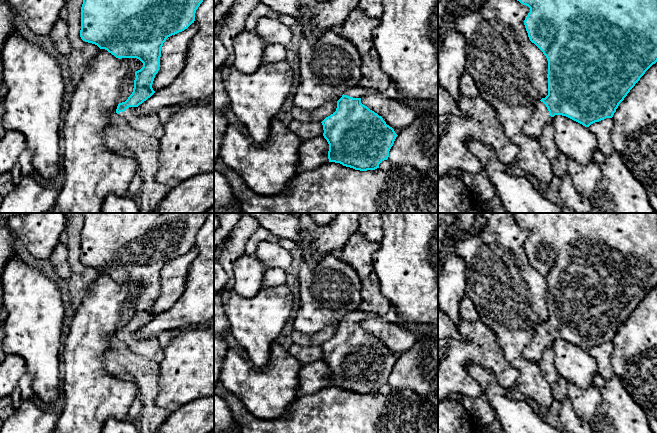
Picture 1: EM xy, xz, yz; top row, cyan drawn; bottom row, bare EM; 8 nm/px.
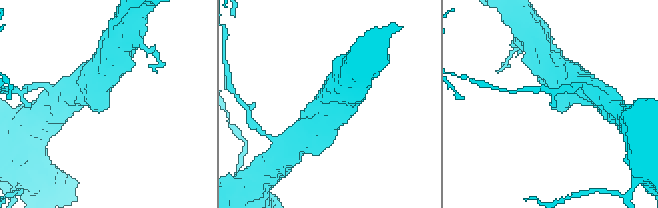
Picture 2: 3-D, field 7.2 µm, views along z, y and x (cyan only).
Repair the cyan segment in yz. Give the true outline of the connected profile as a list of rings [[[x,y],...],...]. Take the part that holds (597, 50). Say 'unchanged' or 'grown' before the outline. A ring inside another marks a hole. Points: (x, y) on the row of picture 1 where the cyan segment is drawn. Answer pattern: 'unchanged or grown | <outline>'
grown | [[[517,0],[530,8],[524,20],[528,37],[546,56],[548,60],[548,95],[537,102],[532,118],[524,125],[523,132],[537,140],[543,129],[555,115],[566,116],[585,127],[606,118],[612,118],[619,104],[630,90],[657,62],[657,0]]]

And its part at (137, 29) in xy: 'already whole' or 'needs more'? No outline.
needs more

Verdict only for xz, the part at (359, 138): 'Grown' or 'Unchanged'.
Grown

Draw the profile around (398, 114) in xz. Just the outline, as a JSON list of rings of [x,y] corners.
[[[383,92],[361,98],[361,103],[383,118],[393,129],[402,130],[411,125],[421,113],[412,106],[412,102],[387,98]]]

